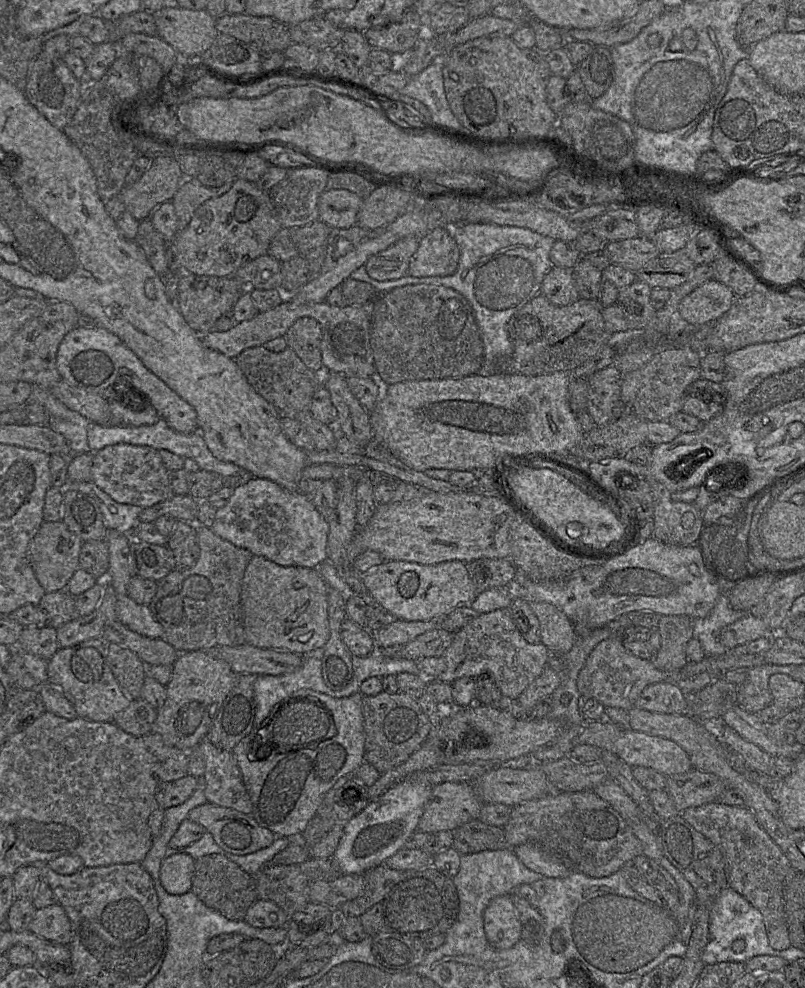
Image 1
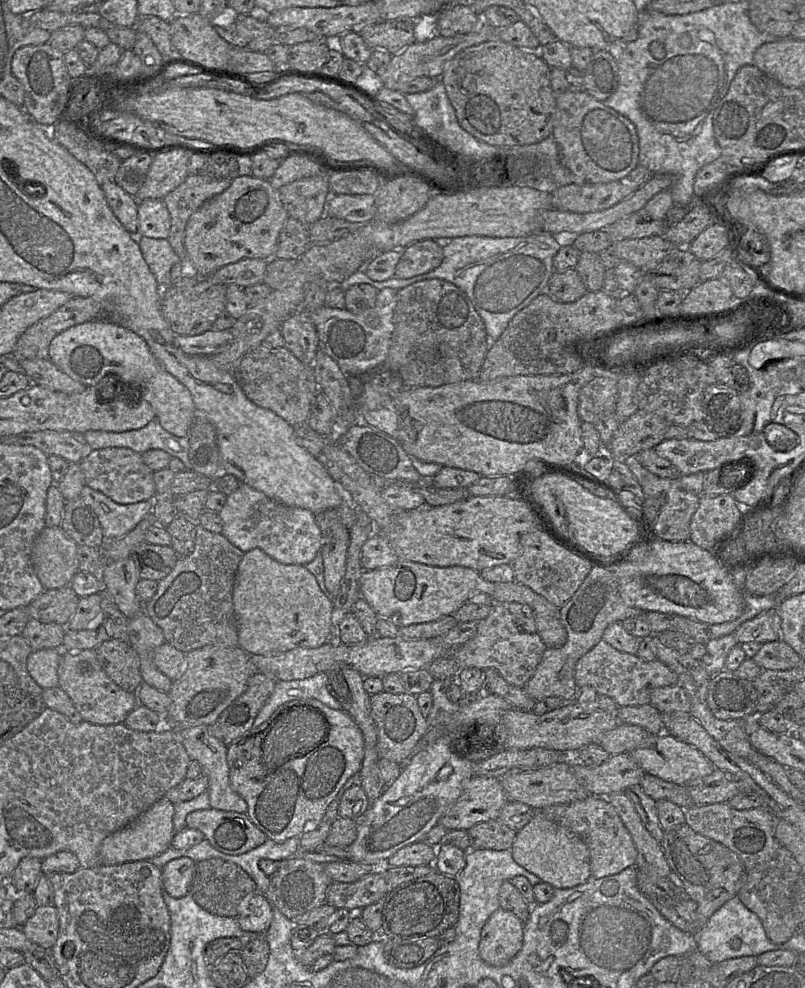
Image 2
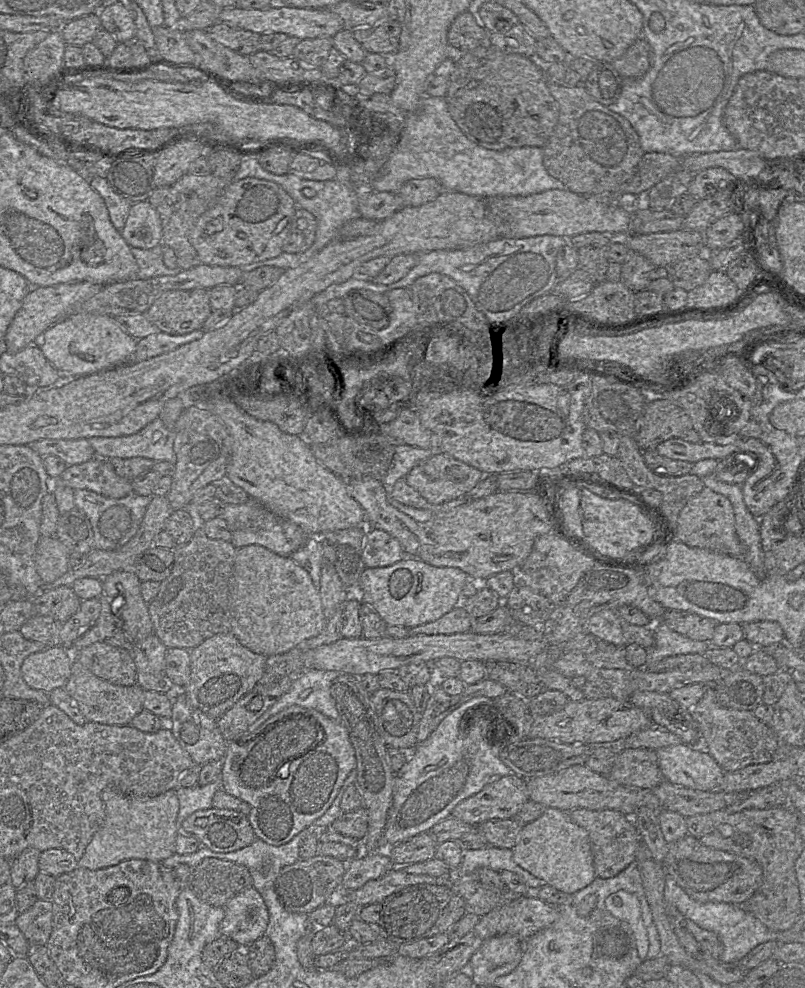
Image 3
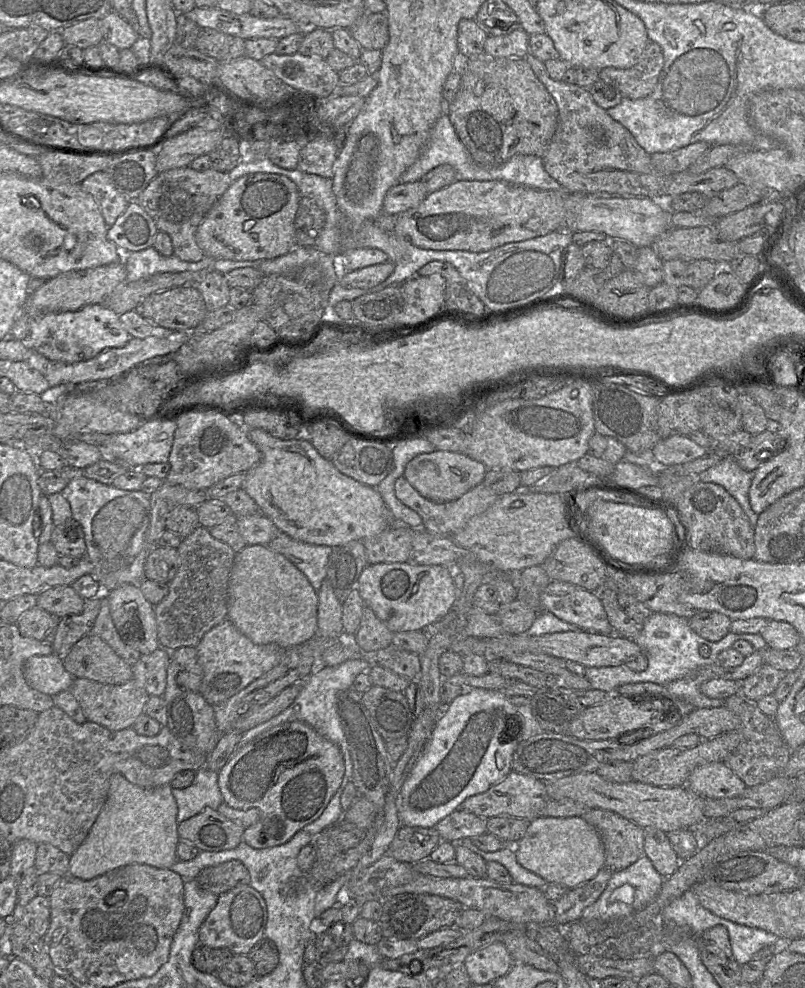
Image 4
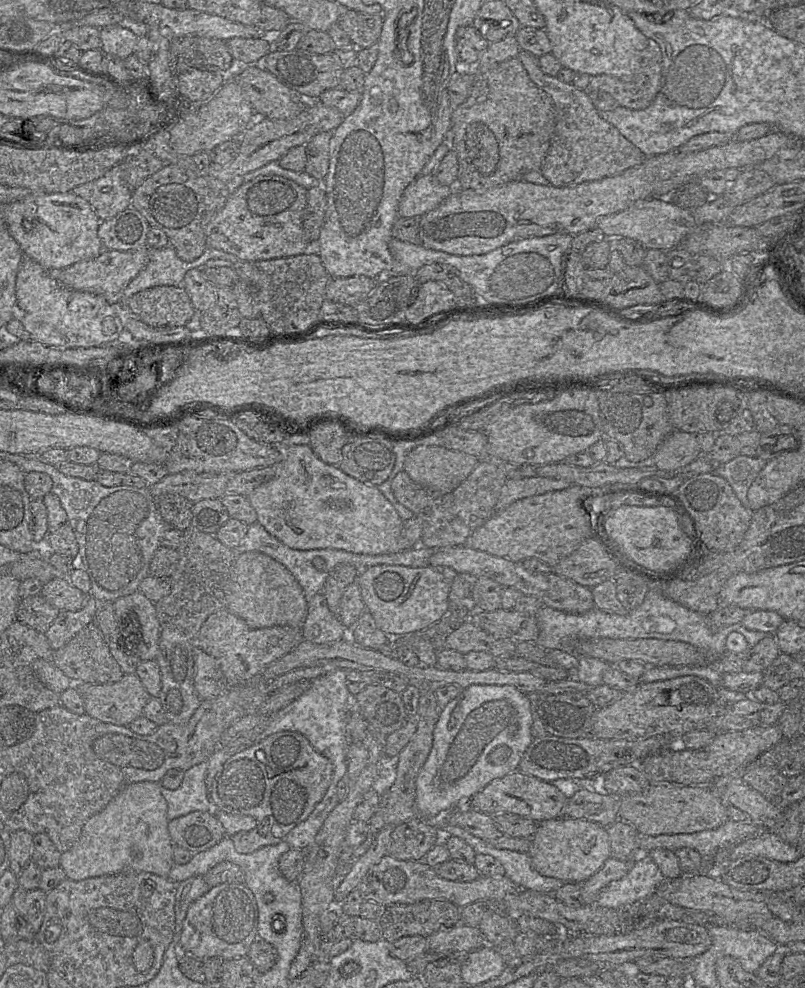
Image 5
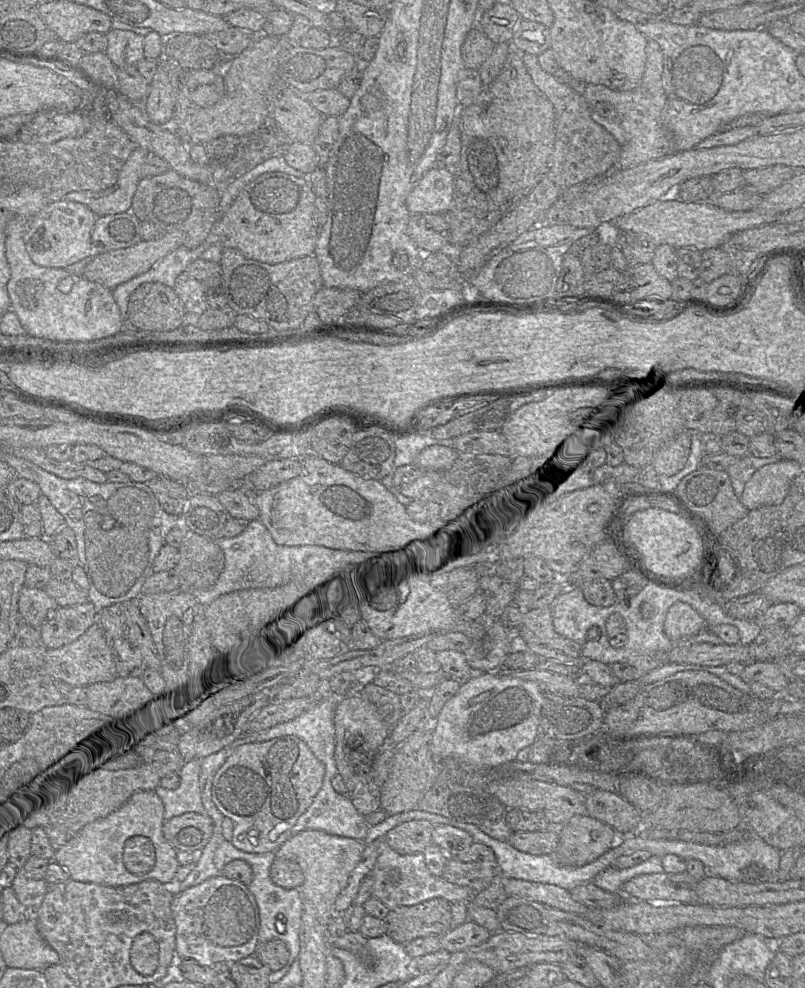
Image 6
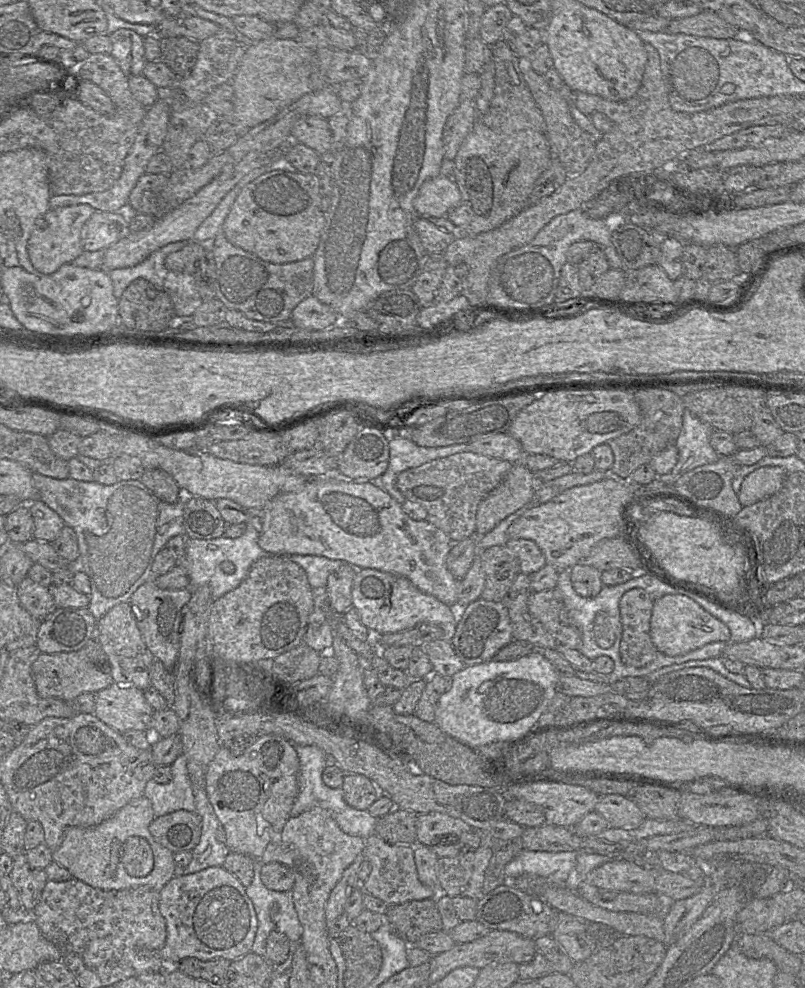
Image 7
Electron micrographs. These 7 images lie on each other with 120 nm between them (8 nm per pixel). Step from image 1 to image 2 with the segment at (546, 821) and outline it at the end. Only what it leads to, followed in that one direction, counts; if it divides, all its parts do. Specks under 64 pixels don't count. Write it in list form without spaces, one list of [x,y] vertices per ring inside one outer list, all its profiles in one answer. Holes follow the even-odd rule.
[[[589,796],[568,804],[552,805],[540,812],[549,820],[567,828],[583,839],[590,851],[592,876],[600,879],[634,866],[637,849],[620,816],[606,797]]]

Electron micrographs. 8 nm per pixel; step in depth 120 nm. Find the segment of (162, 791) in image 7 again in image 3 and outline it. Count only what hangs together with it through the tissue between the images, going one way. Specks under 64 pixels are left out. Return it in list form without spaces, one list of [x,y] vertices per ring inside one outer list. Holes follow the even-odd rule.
[[[220,780],[203,786],[177,787],[176,795],[179,801],[177,823],[179,830],[182,822],[194,812],[213,808],[213,797],[220,788]]]

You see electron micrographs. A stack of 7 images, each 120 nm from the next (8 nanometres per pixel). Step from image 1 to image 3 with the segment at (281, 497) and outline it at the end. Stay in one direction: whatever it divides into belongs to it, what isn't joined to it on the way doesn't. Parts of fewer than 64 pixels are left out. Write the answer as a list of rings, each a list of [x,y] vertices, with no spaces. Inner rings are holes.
[[[254,499],[242,504],[227,504],[221,517],[228,524],[232,534],[231,542],[237,549],[251,544],[261,545],[280,556],[290,557],[309,537],[301,527],[273,514]]]

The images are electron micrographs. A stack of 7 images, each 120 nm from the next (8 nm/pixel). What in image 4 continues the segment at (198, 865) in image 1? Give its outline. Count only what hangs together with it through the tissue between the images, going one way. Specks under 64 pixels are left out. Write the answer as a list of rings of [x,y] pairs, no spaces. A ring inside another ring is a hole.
[[[229,860],[202,869],[194,879],[199,887],[217,896],[239,885],[249,885],[250,875],[239,860]]]

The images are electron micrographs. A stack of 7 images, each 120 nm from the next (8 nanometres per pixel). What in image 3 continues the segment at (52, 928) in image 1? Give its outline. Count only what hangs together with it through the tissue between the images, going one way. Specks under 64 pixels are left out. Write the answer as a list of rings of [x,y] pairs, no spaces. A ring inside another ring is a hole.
[[[38,899],[27,911],[20,913],[15,924],[30,944],[46,945],[52,932],[54,904]]]

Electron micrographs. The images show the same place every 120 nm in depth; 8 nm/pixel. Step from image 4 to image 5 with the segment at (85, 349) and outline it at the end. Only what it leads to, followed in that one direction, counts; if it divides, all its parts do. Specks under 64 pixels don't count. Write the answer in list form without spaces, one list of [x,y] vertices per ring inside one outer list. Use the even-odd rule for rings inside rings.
[[[23,255],[16,277],[16,305],[18,320],[27,331],[27,336],[51,346],[65,348],[99,346],[116,340],[123,332],[122,312],[103,296],[66,288],[52,279],[48,271],[31,258]]]

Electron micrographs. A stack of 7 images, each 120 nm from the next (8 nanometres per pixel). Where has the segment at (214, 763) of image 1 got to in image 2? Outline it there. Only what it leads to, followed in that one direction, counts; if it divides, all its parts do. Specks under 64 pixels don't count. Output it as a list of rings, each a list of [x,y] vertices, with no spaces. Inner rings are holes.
[[[200,725],[179,729],[179,737],[192,760],[196,760],[202,766],[202,775],[208,779],[208,793],[210,806],[214,809],[247,813],[246,801],[232,788],[229,778],[229,767],[226,760],[227,745],[222,743],[208,731],[209,725]]]

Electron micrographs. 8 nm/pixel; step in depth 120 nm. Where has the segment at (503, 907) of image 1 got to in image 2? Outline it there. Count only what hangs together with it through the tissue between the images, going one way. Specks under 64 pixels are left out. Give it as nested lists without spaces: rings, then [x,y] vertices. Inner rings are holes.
[[[499,908],[484,925],[480,943],[481,959],[492,966],[504,966],[521,950],[523,922],[512,912]]]

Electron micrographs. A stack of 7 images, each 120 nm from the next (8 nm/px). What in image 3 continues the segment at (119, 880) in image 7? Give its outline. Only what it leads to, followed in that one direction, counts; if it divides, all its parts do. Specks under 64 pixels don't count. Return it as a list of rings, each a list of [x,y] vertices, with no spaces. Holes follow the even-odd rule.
[[[107,785],[103,789],[102,800],[105,811],[103,824],[78,860],[78,867],[97,870],[129,859],[162,862],[175,853],[175,842],[180,833],[176,790],[171,789],[153,797],[134,797]]]

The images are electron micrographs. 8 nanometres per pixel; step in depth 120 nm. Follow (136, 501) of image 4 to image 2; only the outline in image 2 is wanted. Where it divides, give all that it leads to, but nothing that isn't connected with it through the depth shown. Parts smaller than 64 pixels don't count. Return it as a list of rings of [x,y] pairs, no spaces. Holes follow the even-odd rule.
[[[84,486],[80,498],[95,512],[105,540],[116,540],[132,531],[151,514],[153,500],[118,504],[103,493]]]

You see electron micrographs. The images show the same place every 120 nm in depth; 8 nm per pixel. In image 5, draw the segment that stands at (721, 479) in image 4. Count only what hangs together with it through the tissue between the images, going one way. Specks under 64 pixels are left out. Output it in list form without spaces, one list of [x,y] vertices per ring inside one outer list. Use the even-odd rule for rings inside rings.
[[[739,455],[719,465],[713,473],[727,480],[743,506],[750,509],[748,489],[766,463],[767,460],[758,457]]]

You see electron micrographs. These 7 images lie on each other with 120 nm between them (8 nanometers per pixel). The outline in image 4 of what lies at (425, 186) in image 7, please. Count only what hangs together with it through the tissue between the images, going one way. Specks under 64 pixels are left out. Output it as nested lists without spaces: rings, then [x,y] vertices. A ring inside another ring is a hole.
[[[421,181],[399,183],[386,193],[382,213],[398,215],[418,206],[427,195]]]

